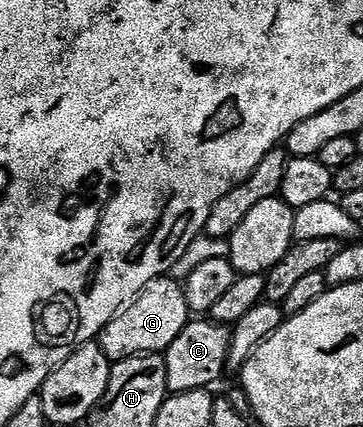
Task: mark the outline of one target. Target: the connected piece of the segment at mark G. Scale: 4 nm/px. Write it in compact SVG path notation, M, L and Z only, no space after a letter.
M170 275L158 276L153 282L149 282L149 286L145 286L145 290L141 290L141 294L136 300L131 301L114 320L106 324L102 332L99 333L97 342L112 362L124 360L130 356L163 354L173 342L173 338L177 338L177 334L181 334L181 330L185 330L191 315L191 307L187 305L187 299L183 293L183 284L171 279Z

